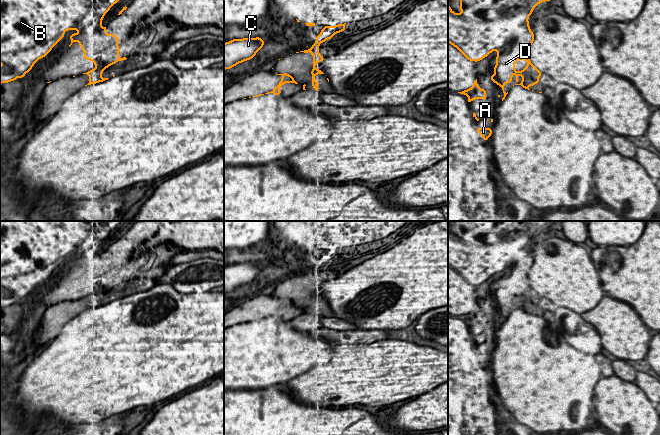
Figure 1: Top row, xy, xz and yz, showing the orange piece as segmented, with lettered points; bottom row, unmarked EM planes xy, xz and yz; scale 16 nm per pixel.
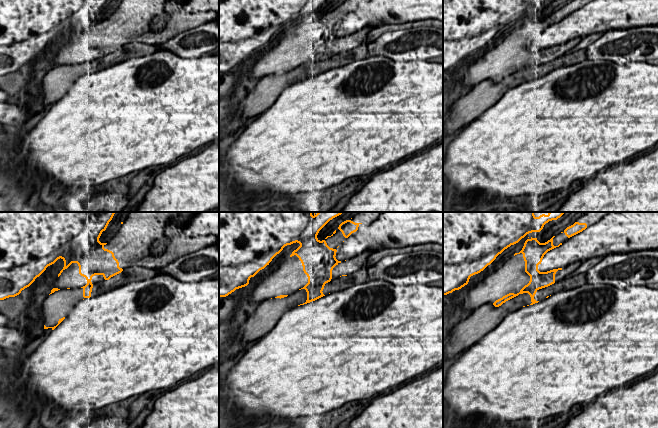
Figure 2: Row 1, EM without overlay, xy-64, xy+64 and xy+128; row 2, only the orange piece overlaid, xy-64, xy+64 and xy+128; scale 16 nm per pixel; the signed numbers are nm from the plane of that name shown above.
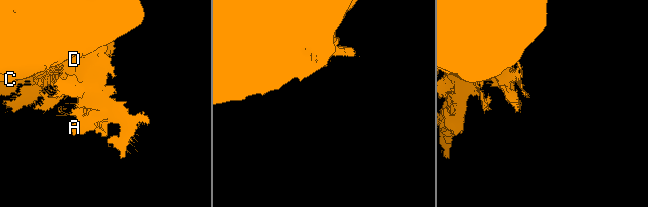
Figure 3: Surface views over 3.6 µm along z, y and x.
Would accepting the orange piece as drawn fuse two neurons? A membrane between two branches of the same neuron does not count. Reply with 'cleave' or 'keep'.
keep

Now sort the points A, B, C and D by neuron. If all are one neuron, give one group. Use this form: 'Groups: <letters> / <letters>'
Groups: A B C D

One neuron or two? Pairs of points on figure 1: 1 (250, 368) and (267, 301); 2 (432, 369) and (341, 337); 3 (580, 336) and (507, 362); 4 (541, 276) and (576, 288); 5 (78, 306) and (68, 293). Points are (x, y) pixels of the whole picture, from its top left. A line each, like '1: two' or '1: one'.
1: two
2: two
3: two
4: one
5: two

